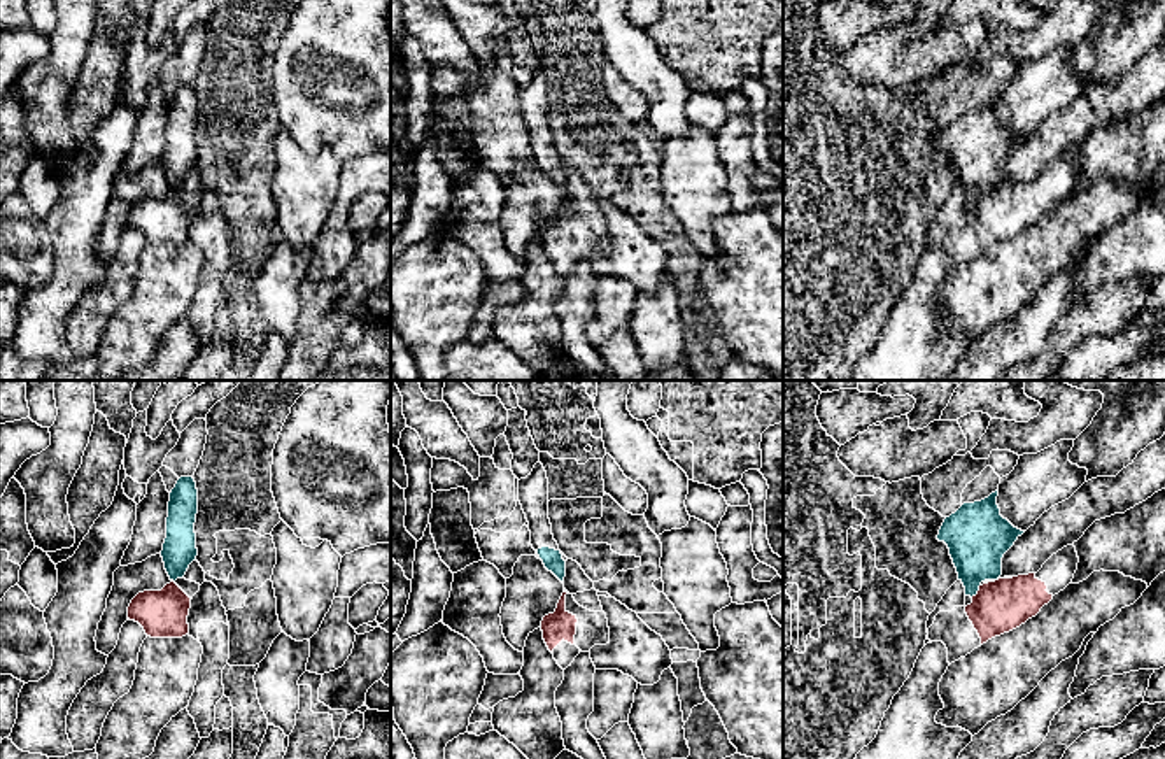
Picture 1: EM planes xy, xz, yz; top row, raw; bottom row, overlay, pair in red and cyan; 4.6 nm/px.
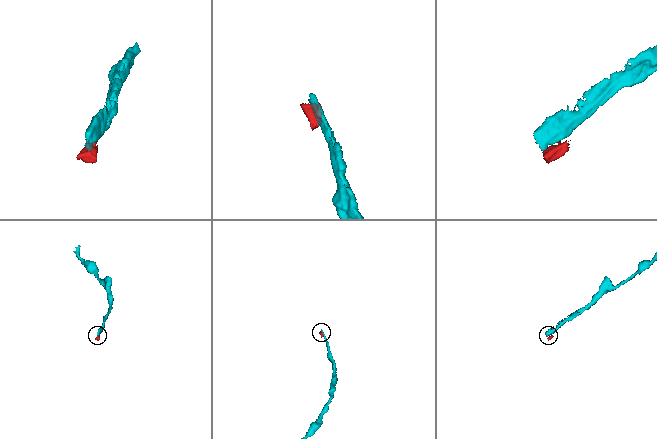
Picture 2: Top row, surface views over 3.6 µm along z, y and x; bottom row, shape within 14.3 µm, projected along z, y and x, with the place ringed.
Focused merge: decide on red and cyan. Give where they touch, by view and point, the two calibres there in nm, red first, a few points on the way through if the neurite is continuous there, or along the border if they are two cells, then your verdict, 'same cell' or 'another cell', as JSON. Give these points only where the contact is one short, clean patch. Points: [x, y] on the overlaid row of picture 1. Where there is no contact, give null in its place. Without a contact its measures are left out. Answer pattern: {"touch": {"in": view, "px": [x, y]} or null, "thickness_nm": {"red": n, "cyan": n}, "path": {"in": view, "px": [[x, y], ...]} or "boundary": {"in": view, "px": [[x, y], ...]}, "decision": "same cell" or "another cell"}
{"touch": {"in": "yz", "px": [978, 591]}, "thickness_nm": {"red": 240, "cyan": 280}, "boundary": {"in": "yz", "px": [[980, 584], [980, 589], [971, 596]]}, "decision": "another cell"}

